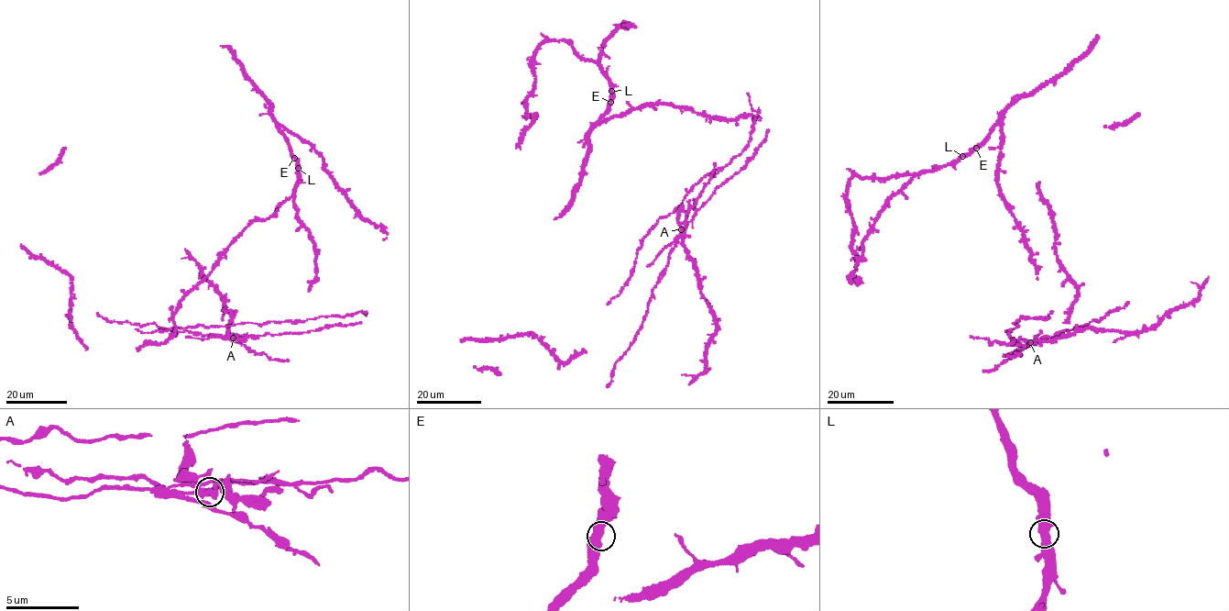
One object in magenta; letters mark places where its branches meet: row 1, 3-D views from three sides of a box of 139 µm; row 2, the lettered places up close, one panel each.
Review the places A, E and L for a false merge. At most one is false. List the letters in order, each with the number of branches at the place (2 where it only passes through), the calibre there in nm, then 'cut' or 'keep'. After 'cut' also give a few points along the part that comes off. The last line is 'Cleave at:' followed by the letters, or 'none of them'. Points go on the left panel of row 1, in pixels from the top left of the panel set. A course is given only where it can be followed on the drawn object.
A: 2 branches meet; 500 nm thick; cut
E: 2 branches meet; 550 nm thick; keep
L: 2 branches meet; 500 nm thick; keep
Cleave at: A

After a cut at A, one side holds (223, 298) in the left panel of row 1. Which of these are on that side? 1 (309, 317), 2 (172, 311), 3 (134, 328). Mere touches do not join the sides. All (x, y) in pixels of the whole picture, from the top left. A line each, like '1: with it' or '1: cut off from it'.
1: cut off from it
2: with it
3: cut off from it

